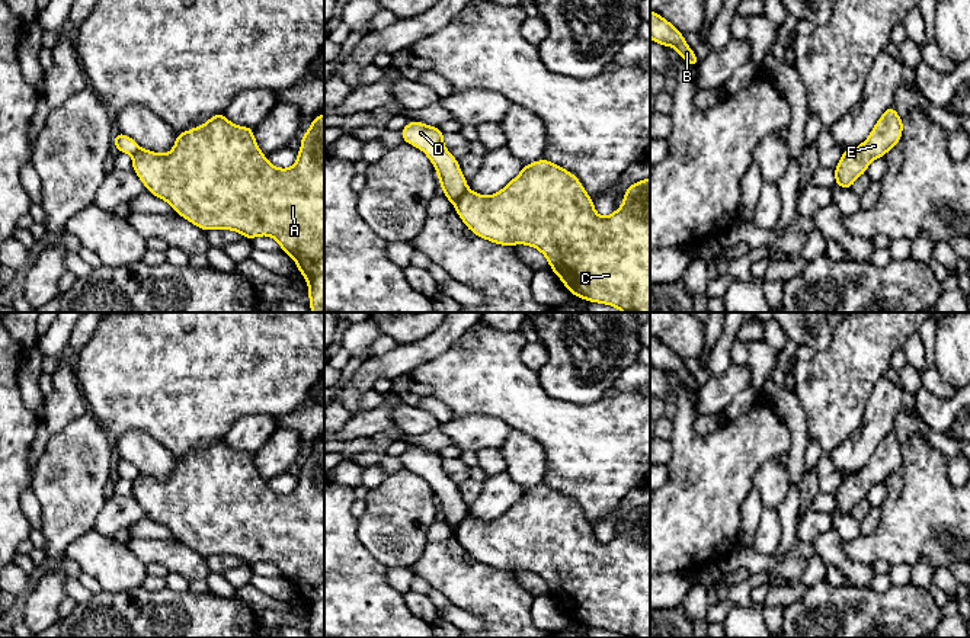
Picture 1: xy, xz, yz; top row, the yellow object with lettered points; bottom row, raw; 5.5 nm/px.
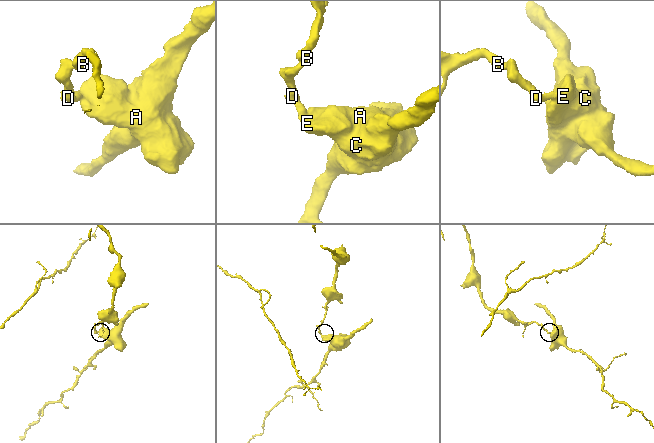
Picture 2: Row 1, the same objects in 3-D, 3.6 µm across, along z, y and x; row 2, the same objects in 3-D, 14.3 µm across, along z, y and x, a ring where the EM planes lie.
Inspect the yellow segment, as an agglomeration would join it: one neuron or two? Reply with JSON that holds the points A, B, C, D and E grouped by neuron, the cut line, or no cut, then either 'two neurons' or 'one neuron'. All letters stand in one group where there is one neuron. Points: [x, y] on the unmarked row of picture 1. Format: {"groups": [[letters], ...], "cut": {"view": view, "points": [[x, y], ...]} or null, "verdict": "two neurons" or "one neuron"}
{"groups": [["A", "C", "E"], ["B", "D"]], "cut": {"view": "xz", "points": [[466, 510], [466, 516], [457, 528]]}, "verdict": "two neurons"}

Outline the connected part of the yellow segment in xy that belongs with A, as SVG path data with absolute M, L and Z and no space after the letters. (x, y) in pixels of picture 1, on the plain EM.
M223 437L215 439L204 451L177 458L169 480L140 474L132 481L132 496L153 522L169 528L177 541L204 557L233 555L249 565L273 562L281 577L295 586L298 597L307 605L310 635L324 638L324 439L314 443L310 455L302 459L297 487L289 494L278 494L266 485L253 456L231 449Z

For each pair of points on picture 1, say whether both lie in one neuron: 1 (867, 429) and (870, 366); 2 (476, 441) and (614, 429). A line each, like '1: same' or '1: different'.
1: different
2: different

